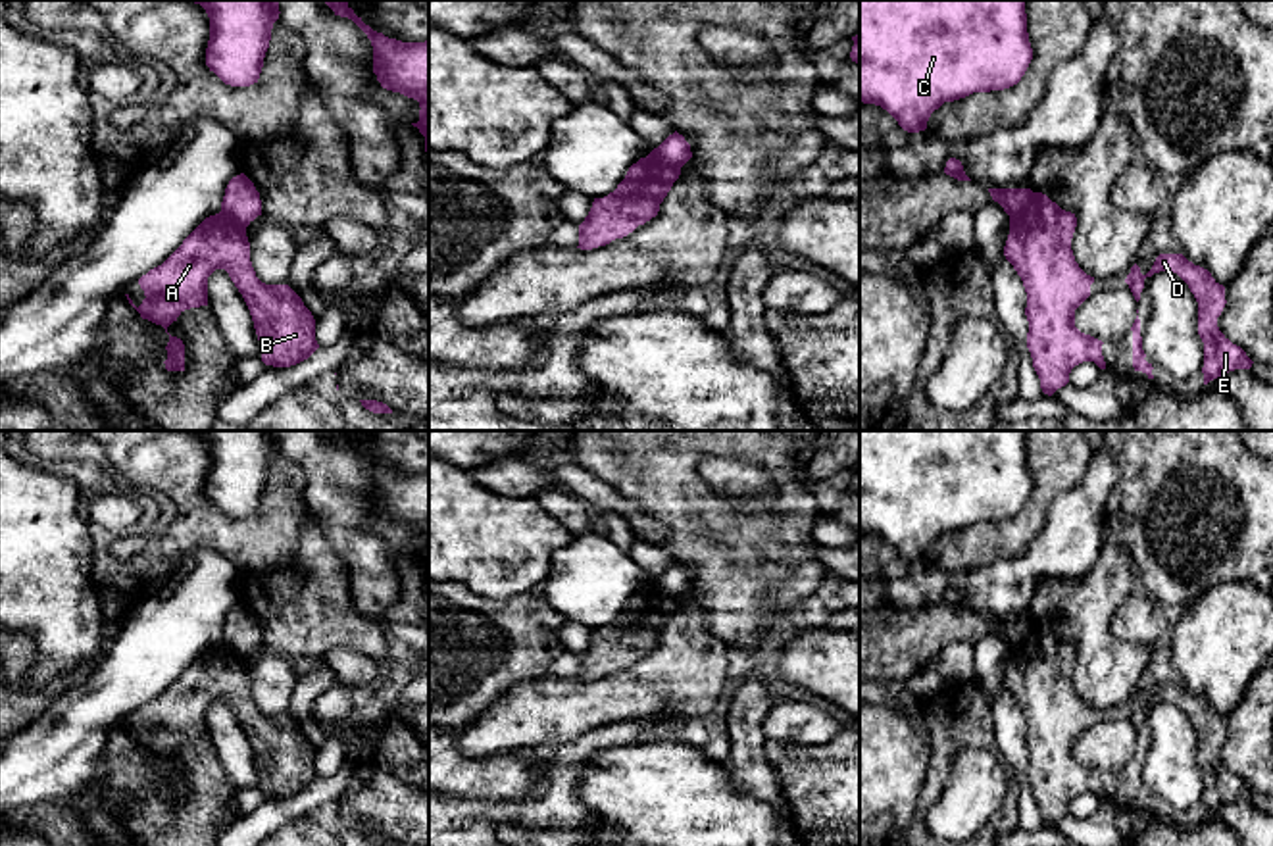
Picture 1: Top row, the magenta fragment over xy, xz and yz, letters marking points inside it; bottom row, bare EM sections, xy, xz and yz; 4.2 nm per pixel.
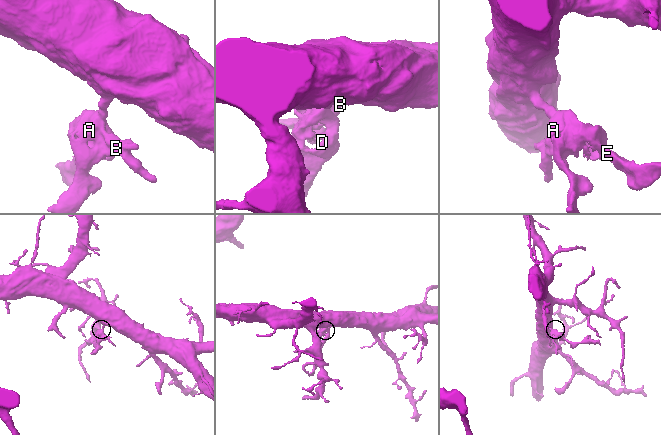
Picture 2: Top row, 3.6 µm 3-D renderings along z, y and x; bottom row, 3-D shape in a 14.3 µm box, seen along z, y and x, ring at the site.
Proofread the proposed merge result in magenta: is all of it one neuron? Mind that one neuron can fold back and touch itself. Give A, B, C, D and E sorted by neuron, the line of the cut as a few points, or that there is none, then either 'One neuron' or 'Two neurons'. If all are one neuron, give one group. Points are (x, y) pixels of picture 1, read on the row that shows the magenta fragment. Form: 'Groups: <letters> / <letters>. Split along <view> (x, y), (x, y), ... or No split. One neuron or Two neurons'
Groups: A B D E / C. Split along xz (652, 150), (662, 160), (679, 168). Two neurons

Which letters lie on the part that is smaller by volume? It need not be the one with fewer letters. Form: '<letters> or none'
A, B, D, E

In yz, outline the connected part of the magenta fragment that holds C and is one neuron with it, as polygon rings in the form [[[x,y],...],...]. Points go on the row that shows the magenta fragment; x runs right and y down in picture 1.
[[[860,0],[860,102],[886,110],[908,133],[927,129],[927,121],[944,102],[965,98],[973,92],[1004,90],[1021,81],[1033,60],[1027,33],[1025,0]]]

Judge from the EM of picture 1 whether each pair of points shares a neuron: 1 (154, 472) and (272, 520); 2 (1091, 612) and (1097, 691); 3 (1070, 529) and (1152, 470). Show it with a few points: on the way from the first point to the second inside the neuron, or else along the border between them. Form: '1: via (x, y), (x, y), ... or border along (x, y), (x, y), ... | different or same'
1: via (183, 493), (218, 527), (243, 527) | same
2: via (1091, 631), (1097, 643), (1097, 671) | same
3: border along (1120, 462), (1120, 481), (1108, 497), (1102, 525) | different

